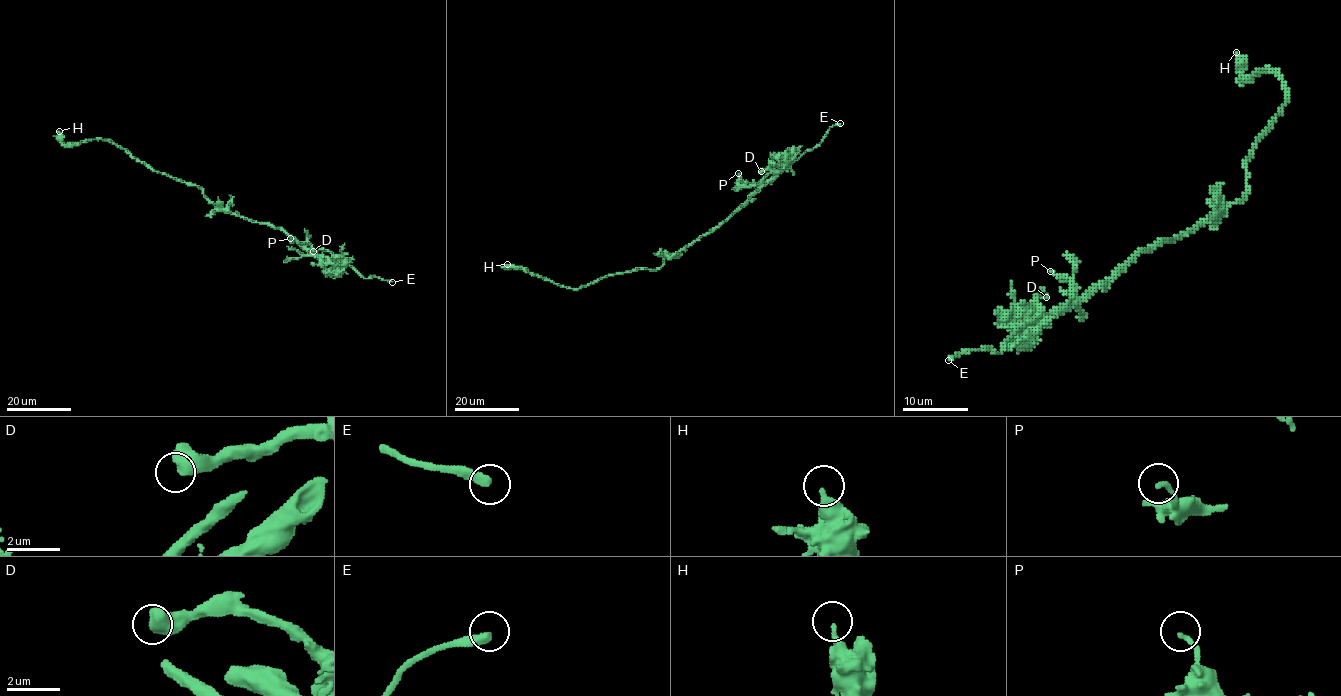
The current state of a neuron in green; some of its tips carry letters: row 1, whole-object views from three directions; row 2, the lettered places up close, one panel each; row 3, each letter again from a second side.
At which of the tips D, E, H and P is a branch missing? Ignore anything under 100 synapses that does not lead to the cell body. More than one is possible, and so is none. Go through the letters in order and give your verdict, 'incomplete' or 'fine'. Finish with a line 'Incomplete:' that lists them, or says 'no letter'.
D: fine
E: incomplete
H: fine
P: fine
Incomplete: E

